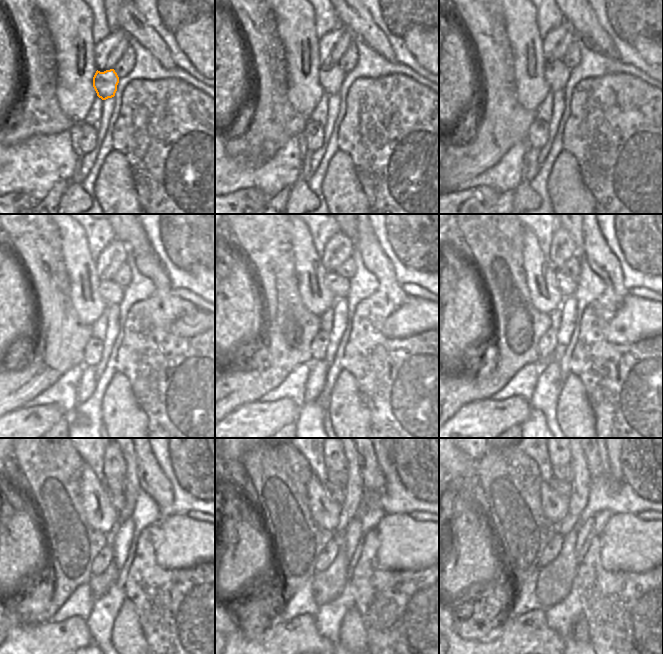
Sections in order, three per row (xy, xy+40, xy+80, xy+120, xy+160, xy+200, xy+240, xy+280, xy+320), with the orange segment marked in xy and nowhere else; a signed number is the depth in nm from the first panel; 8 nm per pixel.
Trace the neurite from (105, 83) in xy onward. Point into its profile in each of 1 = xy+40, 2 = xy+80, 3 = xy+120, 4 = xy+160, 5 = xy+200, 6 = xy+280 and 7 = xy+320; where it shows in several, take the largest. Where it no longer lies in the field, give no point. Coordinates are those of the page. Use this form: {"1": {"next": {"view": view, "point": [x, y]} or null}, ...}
{"1": {"next": {"view": "xy+40", "point": [330, 79]}}, "2": {"next": {"view": "xy+80", "point": [557, 74]}}, "3": {"next": {"view": "xy+120", "point": [110, 291]}}, "4": {"next": {"view": "xy+160", "point": [339, 286]}}, "5": {"next": {"view": "xy+200", "point": [566, 285]}}, "6": {"next": {"view": "xy+280", "point": [336, 493]}}, "7": {"next": {"view": "xy+320", "point": [559, 486]}}}

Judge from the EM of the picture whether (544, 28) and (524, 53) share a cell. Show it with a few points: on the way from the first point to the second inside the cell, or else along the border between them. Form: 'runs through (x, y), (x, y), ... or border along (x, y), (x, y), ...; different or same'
border along (536, 11), (536, 26), (538, 34), (542, 38); different

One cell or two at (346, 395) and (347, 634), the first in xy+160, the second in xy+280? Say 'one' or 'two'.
one

